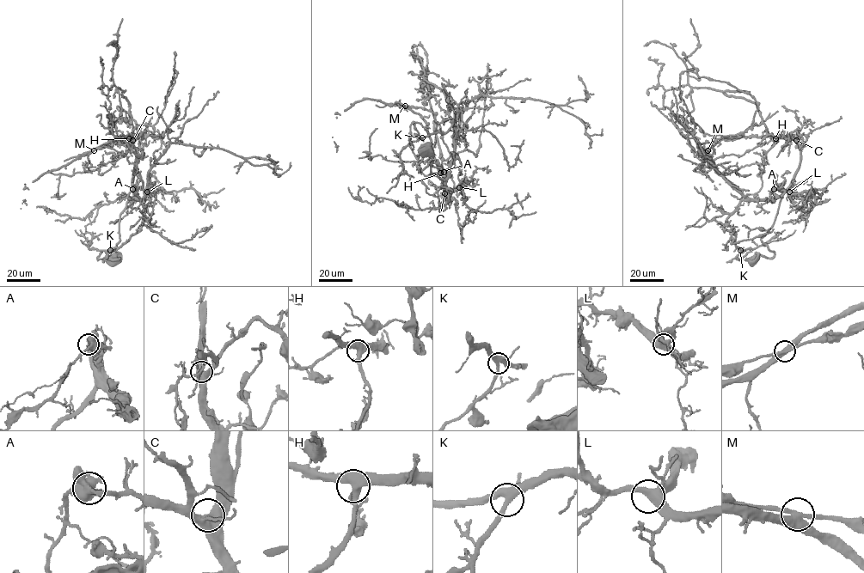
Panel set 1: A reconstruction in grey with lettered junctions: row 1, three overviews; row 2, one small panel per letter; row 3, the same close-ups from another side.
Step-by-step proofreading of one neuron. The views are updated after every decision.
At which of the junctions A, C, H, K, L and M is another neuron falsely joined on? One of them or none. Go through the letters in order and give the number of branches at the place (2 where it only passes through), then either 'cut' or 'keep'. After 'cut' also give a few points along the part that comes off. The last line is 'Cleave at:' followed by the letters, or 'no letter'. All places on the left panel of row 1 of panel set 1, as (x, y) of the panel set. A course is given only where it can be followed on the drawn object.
A: 4 | keep
C: 4 | keep
H: 4 | keep
K: 4 | keep
L: 3 | keep
M: 4 | keep
Cleave at: no letter

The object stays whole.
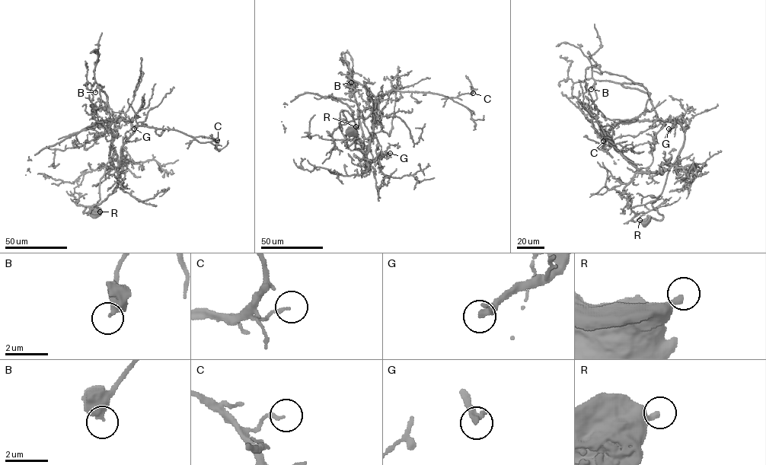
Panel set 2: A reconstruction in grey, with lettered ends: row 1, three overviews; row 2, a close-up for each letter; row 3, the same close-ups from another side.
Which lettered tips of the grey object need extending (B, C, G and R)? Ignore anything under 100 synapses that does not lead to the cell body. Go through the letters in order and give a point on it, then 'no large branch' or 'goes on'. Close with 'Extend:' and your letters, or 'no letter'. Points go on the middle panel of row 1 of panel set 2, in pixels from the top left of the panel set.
B: place (351, 82); no large branch
C: place (473, 93); no large branch
G: place (390, 153); goes on
R: place (355, 126); no large branch
Extend: G

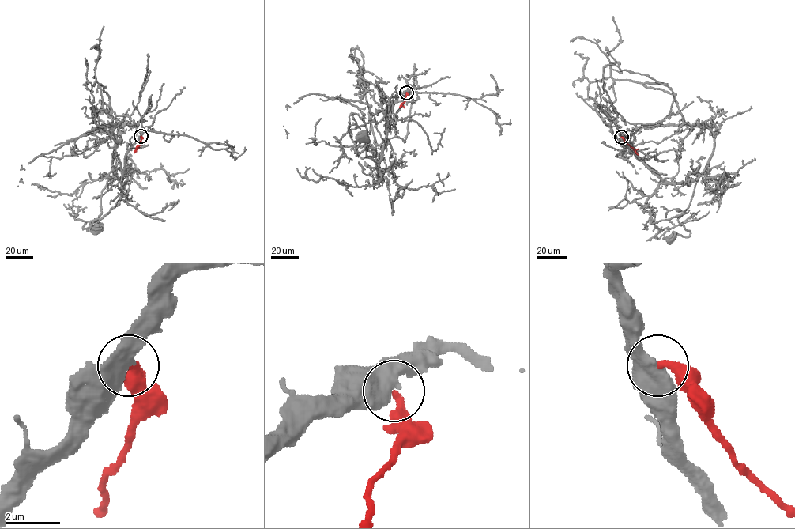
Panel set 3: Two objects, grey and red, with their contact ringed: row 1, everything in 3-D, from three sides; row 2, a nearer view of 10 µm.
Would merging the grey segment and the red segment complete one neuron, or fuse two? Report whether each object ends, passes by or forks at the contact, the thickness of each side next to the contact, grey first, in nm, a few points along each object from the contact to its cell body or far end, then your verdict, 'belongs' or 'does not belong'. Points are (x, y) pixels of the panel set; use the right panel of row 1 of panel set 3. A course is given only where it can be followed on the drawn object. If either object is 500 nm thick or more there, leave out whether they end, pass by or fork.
calibres 500 and 300 nm; course grey (621, 137), (636, 156), (668, 182), (697, 179), (688, 207), (678, 219), (690, 234), (675, 234), (672, 237); course red (621, 137), (634, 150), (638, 149); does not belong

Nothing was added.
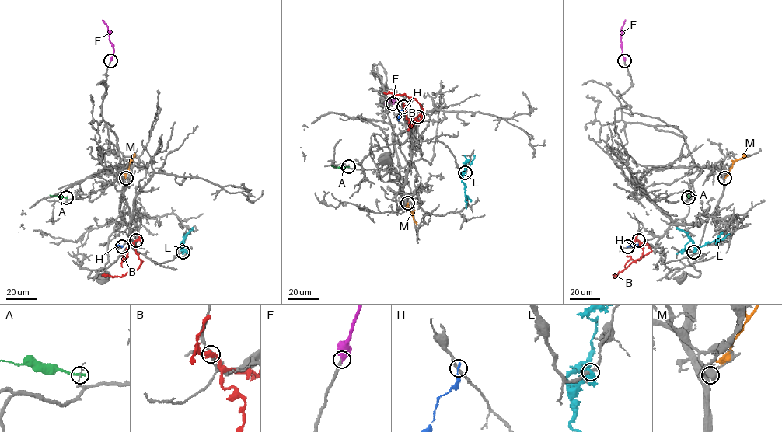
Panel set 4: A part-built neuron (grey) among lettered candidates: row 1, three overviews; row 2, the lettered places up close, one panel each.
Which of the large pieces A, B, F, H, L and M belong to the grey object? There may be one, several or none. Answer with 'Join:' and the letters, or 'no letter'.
Join: F

